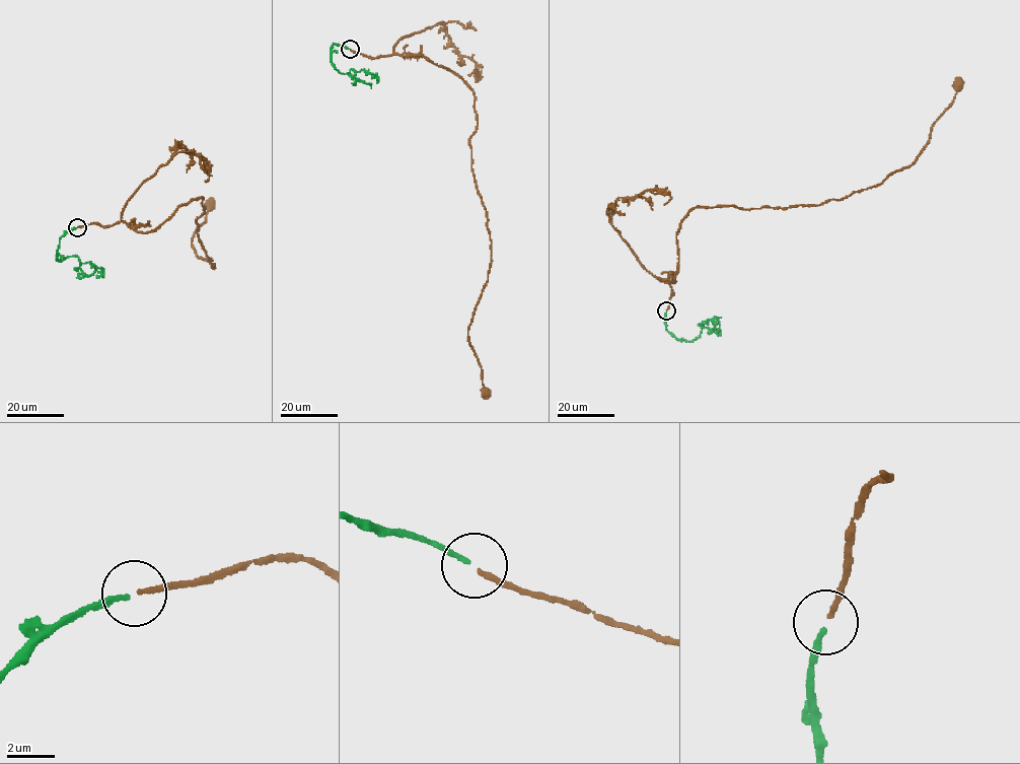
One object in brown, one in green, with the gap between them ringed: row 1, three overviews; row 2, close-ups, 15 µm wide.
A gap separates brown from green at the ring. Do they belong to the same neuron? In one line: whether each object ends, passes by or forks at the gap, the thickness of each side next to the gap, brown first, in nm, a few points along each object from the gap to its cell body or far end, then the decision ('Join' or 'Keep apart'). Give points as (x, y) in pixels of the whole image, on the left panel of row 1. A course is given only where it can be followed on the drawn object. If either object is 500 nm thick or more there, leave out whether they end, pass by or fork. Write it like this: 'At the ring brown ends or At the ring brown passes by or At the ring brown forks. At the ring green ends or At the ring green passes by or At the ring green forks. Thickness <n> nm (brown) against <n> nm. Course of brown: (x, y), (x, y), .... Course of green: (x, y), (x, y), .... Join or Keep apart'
At the ring brown ends. At the ring green ends. Thickness 200 nm (brown) against 190 nm. Course of brown: (77, 227), (125, 221), (148, 232), (203, 197), (198, 233), (214, 269), (192, 246), (207, 204). Course of green: (76, 227), (60, 239), (57, 260), (74, 255), (81, 263), (89, 262), (101, 268), (103, 274), (96, 278). Keep apart

